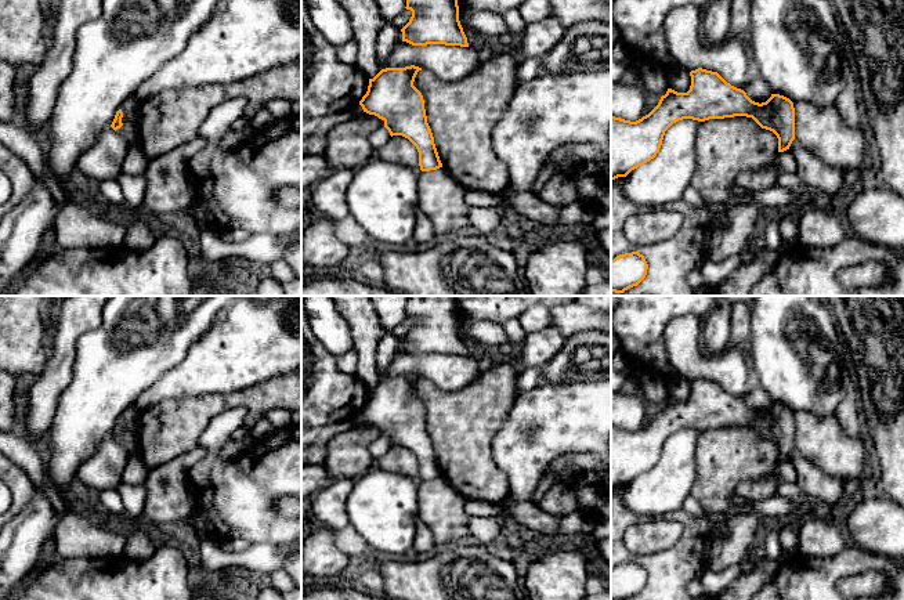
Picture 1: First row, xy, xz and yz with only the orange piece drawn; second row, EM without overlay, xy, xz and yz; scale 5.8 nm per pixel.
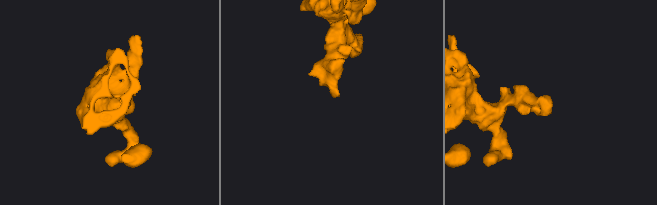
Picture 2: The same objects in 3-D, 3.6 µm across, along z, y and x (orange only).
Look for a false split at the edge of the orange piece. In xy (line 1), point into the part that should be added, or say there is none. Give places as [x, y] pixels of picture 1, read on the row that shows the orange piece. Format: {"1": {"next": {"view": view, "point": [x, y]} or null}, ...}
{"1": {"next": null}}

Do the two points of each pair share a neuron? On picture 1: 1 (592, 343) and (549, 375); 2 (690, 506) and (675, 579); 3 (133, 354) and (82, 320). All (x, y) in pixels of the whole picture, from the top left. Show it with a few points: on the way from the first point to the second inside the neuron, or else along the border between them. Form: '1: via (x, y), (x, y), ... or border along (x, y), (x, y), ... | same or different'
1: via (581, 354), (571, 364), (560, 369) | same
2: border along (682, 508), (702, 517), (708, 523), (709, 534) | different
3: border along (102, 310), (100, 324), (78, 340), (76, 354) | different

